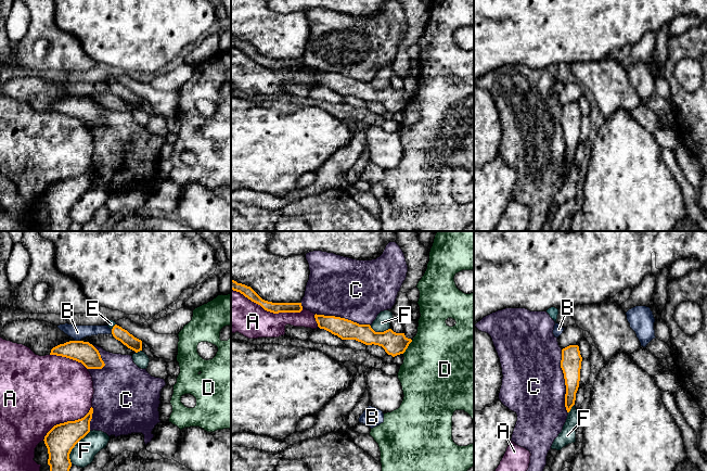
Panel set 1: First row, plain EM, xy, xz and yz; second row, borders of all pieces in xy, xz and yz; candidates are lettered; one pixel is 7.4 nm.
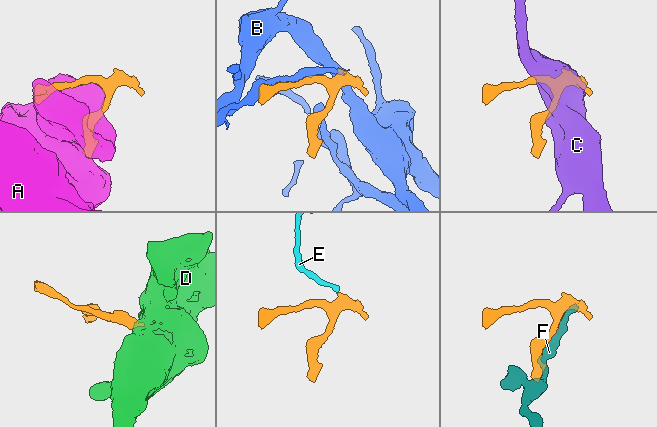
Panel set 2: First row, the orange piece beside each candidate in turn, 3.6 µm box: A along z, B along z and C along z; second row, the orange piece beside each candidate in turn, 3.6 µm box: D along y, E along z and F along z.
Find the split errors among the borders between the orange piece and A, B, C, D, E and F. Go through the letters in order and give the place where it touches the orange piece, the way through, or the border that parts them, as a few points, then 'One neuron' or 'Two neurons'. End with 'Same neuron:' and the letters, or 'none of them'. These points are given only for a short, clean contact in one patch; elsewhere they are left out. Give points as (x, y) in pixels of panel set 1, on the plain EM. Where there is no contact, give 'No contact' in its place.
A: Touches orange at xz (267, 67). Two neurons
B: Touches orange at xy (112, 88). Two neurons
C: Touches orange at yz (565, 138). Two neurons
D: Touches orange at xz (408, 102). Boundary: xz (412, 97), (402, 110). Two neurons
E: Touches orange at xy (113, 84). Path across: xy (119, 90), (113, 84), (111, 80). One neuron
F: Touches orange at xy (74, 203). Two neurons
Same neuron: E

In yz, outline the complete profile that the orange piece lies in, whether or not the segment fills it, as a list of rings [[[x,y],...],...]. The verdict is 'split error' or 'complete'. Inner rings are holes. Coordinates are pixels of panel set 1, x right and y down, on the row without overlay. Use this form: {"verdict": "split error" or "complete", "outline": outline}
{"verdict": "complete", "outline": [[[569,102],[562,106],[561,125],[566,142],[565,164],[567,169],[575,162],[576,150],[580,138],[581,118],[582,114],[578,102]]]}

